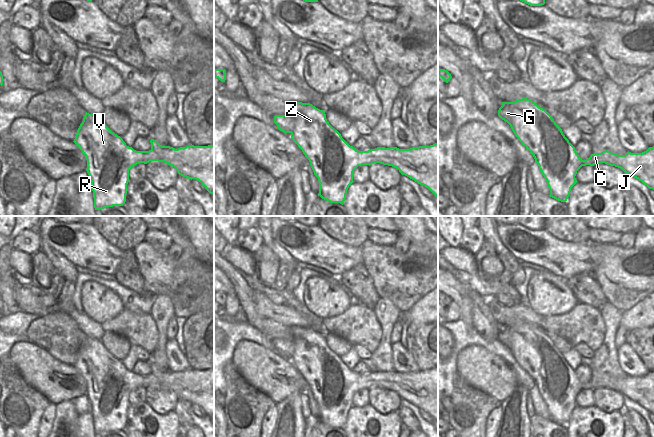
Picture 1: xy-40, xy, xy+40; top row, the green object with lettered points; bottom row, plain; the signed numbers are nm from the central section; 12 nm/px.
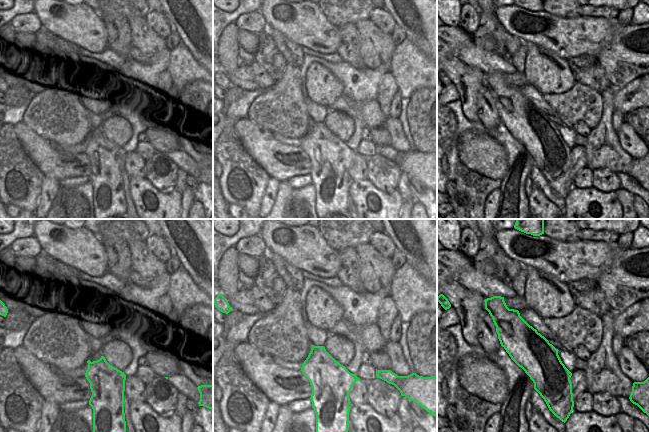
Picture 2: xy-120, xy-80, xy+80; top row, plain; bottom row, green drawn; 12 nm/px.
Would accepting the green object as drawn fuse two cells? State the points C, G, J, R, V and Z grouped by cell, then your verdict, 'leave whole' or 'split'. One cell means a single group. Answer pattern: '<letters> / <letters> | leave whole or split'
C G J R V Z | leave whole

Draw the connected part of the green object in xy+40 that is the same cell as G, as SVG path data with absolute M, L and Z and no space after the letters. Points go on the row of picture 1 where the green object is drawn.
M522 98L514 102L502 102L502 106L498 110L498 116L510 125L518 140L533 155L547 181L550 190L549 196L558 201L567 201L571 188L577 183L575 178L577 171L582 166L594 166L599 163L618 167L628 175L641 181L649 189L654 190L654 146L649 147L642 153L628 151L625 155L618 155L605 150L601 153L591 154L589 158L582 160L552 116L532 100Z

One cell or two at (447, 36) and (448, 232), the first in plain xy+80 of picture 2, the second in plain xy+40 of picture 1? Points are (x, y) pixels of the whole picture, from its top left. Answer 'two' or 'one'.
two

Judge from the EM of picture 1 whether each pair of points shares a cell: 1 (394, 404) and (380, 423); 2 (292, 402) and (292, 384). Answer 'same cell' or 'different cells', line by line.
1: different cells
2: different cells

